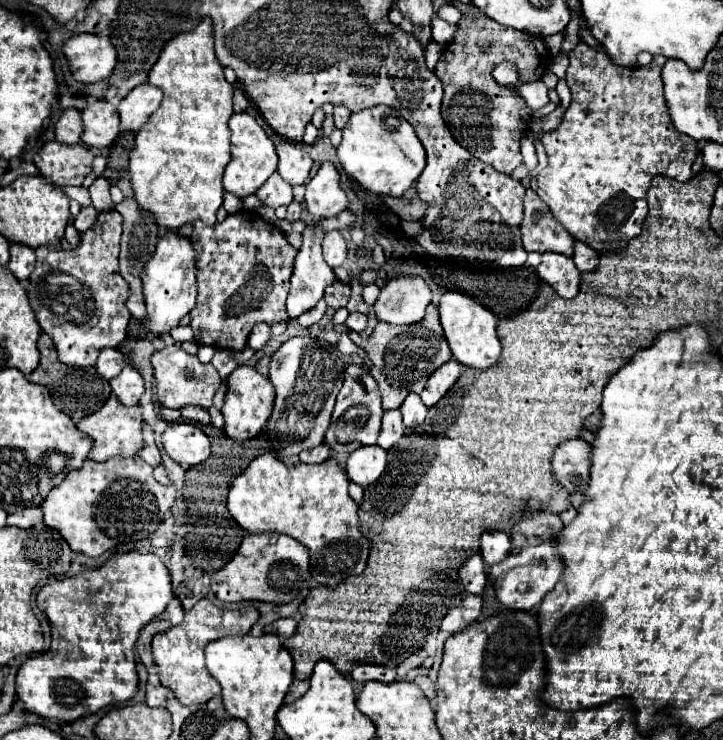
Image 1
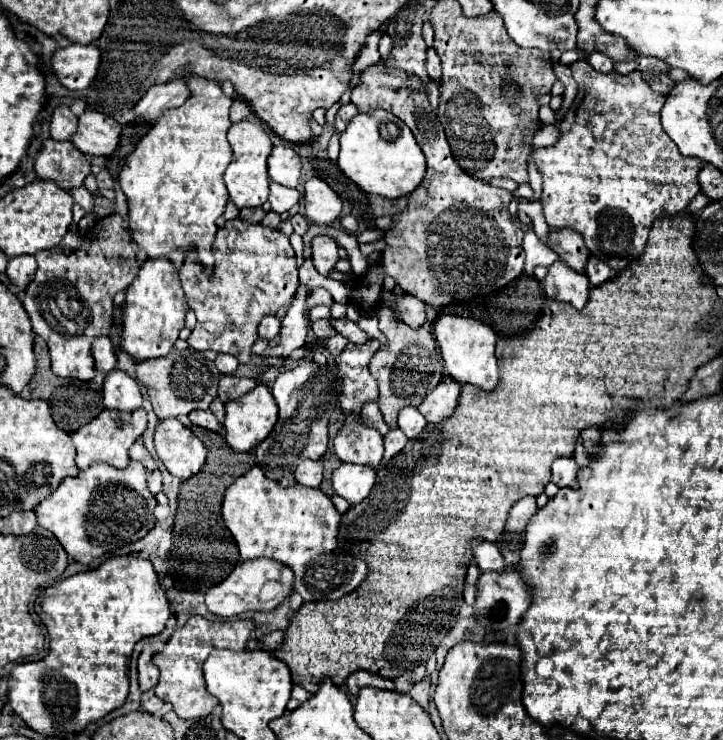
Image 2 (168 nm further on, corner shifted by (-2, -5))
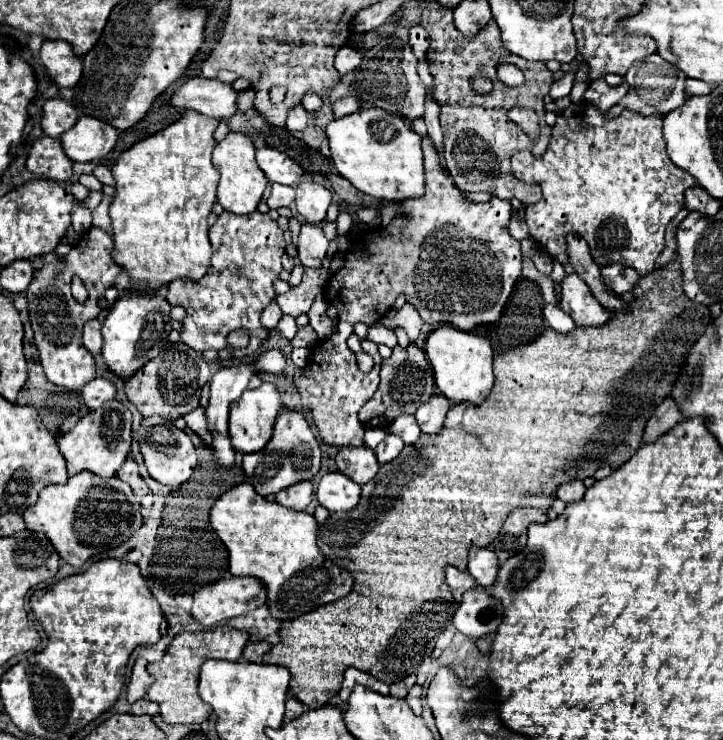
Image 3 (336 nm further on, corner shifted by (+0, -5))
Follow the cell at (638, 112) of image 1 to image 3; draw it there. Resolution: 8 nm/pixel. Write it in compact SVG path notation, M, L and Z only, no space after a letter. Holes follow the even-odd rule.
M585 103L583 109L565 123L553 125L553 141L541 157L533 157L533 153L525 149L511 157L511 167L521 181L541 185L543 197L525 209L525 221L531 237L545 247L549 255L567 263L565 235L573 231L589 243L597 265L623 263L633 267L639 275L653 271L653 265L665 247L665 227L683 209L685 189L695 185L695 179L675 167L667 157L659 115L643 117L641 113L623 109L619 117L607 119L607 115L593 103Z

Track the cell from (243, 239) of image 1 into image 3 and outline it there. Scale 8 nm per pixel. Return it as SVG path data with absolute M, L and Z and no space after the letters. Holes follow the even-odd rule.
M223 211L217 217L215 225L209 229L209 239L213 245L213 257L207 275L199 281L169 283L167 301L171 305L181 305L187 309L187 317L183 319L181 329L181 341L195 351L227 349L237 359L255 355L267 339L267 329L259 323L259 317L263 309L277 297L273 283L279 279L279 273L283 269L283 231L267 213L255 211L249 215L235 215ZM235 329L249 331L249 345L245 349L229 347L225 337Z

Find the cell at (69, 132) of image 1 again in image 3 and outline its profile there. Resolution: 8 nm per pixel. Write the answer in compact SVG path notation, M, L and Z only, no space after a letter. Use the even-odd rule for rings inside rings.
M53 97L53 99L47 99L47 103L43 105L41 127L45 135L59 139L67 129L75 125L75 121L77 121L77 113L69 101L61 97Z

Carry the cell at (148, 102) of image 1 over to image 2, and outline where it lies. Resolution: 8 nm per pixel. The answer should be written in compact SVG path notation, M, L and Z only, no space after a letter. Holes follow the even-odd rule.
M173 79L163 85L153 85L145 93L145 97L137 103L133 113L139 117L145 117L145 119L157 119L157 117L161 117L161 113L165 109L181 107L189 97L191 97L191 91L189 91L187 83L183 79L181 81Z

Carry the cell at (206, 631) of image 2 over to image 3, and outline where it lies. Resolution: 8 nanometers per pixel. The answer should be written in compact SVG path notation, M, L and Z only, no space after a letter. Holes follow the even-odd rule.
M209 629L201 633L179 633L167 647L165 657L159 663L149 663L147 671L155 677L155 683L147 691L147 699L159 703L159 713L167 723L203 723L211 715L211 705L207 705L199 693L199 667L205 659L227 659L239 661L249 637L247 631L237 629Z

